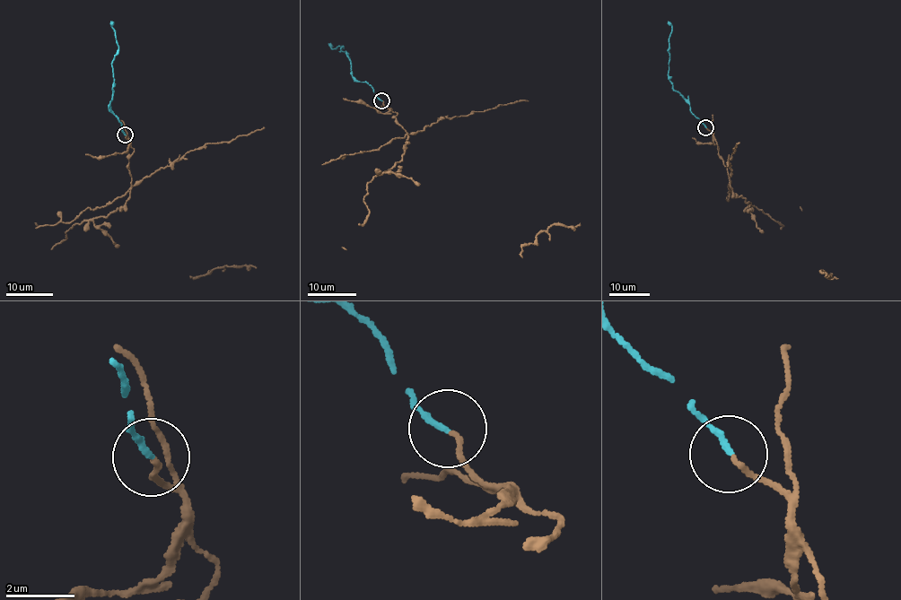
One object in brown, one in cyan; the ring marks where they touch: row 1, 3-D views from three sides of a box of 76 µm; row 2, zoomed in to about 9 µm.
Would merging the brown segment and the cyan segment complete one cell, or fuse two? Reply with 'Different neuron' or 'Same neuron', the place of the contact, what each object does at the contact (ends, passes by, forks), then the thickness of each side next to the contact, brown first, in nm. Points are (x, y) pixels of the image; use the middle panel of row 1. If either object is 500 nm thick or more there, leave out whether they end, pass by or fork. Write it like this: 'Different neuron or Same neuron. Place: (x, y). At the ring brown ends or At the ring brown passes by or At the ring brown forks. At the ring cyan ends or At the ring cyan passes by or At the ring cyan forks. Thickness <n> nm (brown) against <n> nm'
Different neuron. Place: (381, 100). At the ring brown ends. At the ring cyan ends. Thickness 140 nm (brown) against 180 nm

